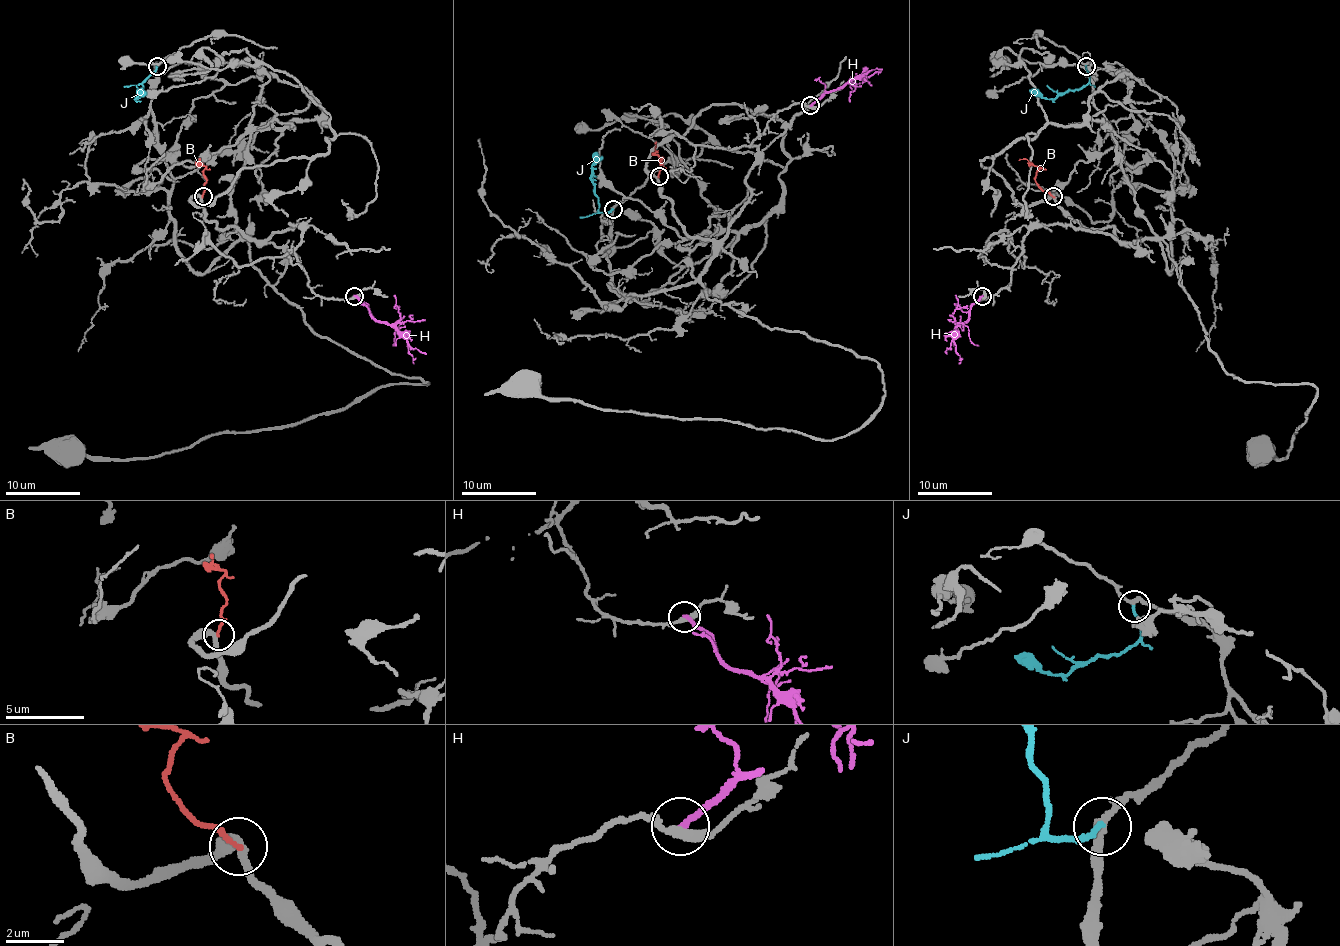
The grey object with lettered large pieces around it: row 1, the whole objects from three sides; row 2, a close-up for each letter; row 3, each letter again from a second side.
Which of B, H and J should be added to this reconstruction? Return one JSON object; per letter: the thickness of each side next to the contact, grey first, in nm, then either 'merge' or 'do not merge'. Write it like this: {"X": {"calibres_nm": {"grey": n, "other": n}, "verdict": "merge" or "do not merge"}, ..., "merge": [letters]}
{"B": {"calibres_nm": {"grey": 340, "other": 180}, "verdict": "do not merge"}, "H": {"calibres_nm": {"grey": 320, "other": 240}, "verdict": "do not merge"}, "J": {"calibres_nm": {"grey": 280, "other": 180}, "verdict": "merge"}, "merge": ["J"]}

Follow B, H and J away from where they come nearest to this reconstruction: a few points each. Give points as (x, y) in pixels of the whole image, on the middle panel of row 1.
B: (659, 176), (661, 157), (655, 142)
H: (811, 105), (824, 93), (843, 88), (854, 78), (863, 76), (869, 82)
J: (612, 210), (601, 211), (597, 200), (592, 176), (592, 165), (597, 151)

